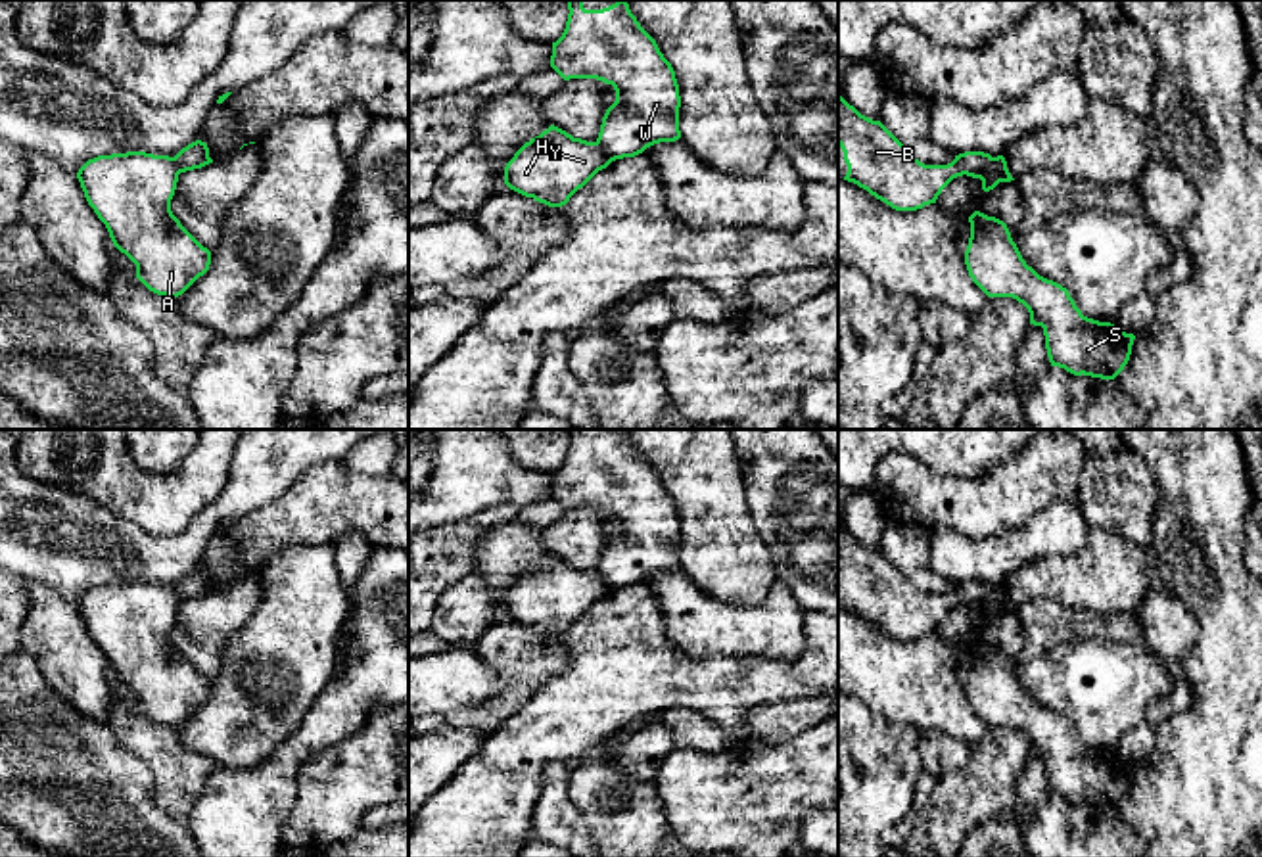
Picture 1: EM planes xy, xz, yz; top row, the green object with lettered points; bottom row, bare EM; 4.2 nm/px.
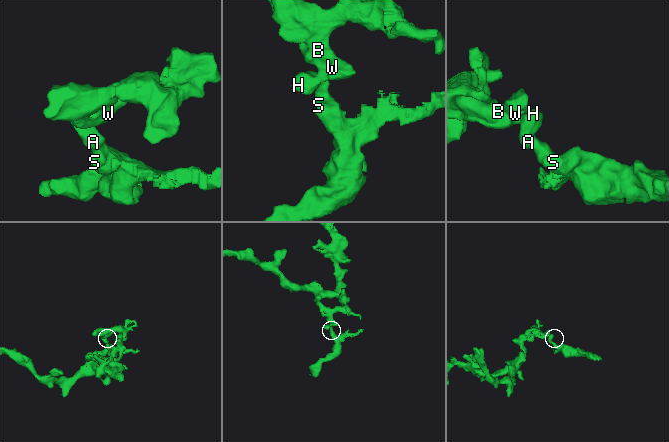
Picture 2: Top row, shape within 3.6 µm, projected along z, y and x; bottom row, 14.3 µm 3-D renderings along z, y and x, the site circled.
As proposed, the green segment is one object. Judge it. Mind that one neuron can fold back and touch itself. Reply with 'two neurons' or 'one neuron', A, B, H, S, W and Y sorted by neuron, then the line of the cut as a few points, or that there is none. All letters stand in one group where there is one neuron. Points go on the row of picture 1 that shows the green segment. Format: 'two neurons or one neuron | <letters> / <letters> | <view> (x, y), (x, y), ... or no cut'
two neurons | A H S Y / B W | yz (994, 158), (981, 179)

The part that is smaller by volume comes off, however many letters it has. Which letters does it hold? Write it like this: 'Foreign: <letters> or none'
Foreign: A, H, S, Y

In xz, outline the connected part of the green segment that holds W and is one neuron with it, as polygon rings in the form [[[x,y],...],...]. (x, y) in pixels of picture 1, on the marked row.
[[[568,0],[568,21],[552,42],[550,67],[564,79],[596,79],[612,84],[616,102],[606,109],[596,144],[612,159],[635,157],[660,142],[675,142],[679,130],[679,84],[671,63],[656,40],[641,27],[625,0],[602,10],[585,10],[583,0]]]

